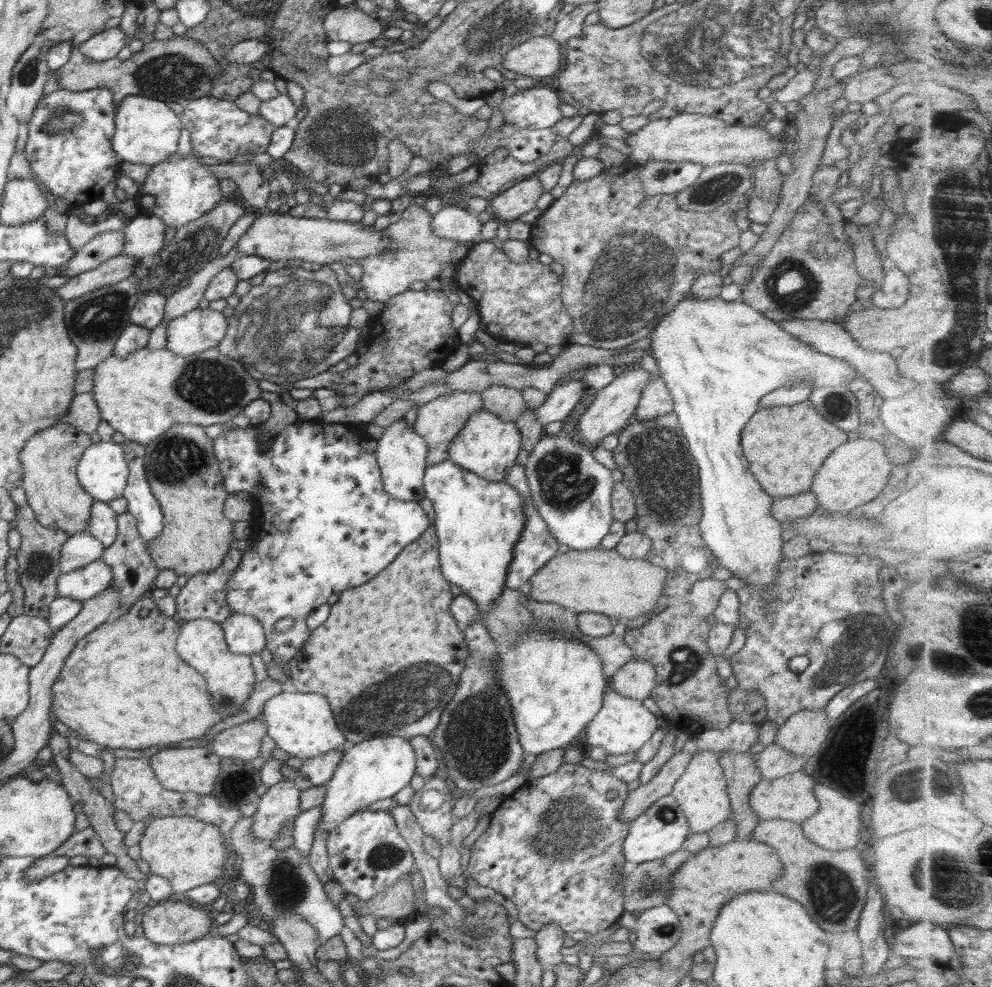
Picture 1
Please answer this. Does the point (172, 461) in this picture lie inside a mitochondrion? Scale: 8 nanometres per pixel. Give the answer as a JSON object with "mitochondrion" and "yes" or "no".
{"mitochondrion":"yes"}

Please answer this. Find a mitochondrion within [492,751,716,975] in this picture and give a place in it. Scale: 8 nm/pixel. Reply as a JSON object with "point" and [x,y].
{"point":[571,826]}

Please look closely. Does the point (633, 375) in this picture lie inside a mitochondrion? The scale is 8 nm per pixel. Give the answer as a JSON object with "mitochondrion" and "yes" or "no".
{"mitochondrion":"no"}

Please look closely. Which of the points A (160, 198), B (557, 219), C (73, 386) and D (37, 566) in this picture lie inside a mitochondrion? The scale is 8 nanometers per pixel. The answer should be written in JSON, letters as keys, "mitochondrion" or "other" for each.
{"A":"other","B":"other","C":"other","D":"mitochondrion"}

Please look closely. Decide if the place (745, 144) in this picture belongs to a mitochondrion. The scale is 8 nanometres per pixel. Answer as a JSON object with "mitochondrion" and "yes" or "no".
{"mitochondrion":"no"}

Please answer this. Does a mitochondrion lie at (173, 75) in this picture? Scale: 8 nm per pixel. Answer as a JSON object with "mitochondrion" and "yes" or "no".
{"mitochondrion":"yes"}

